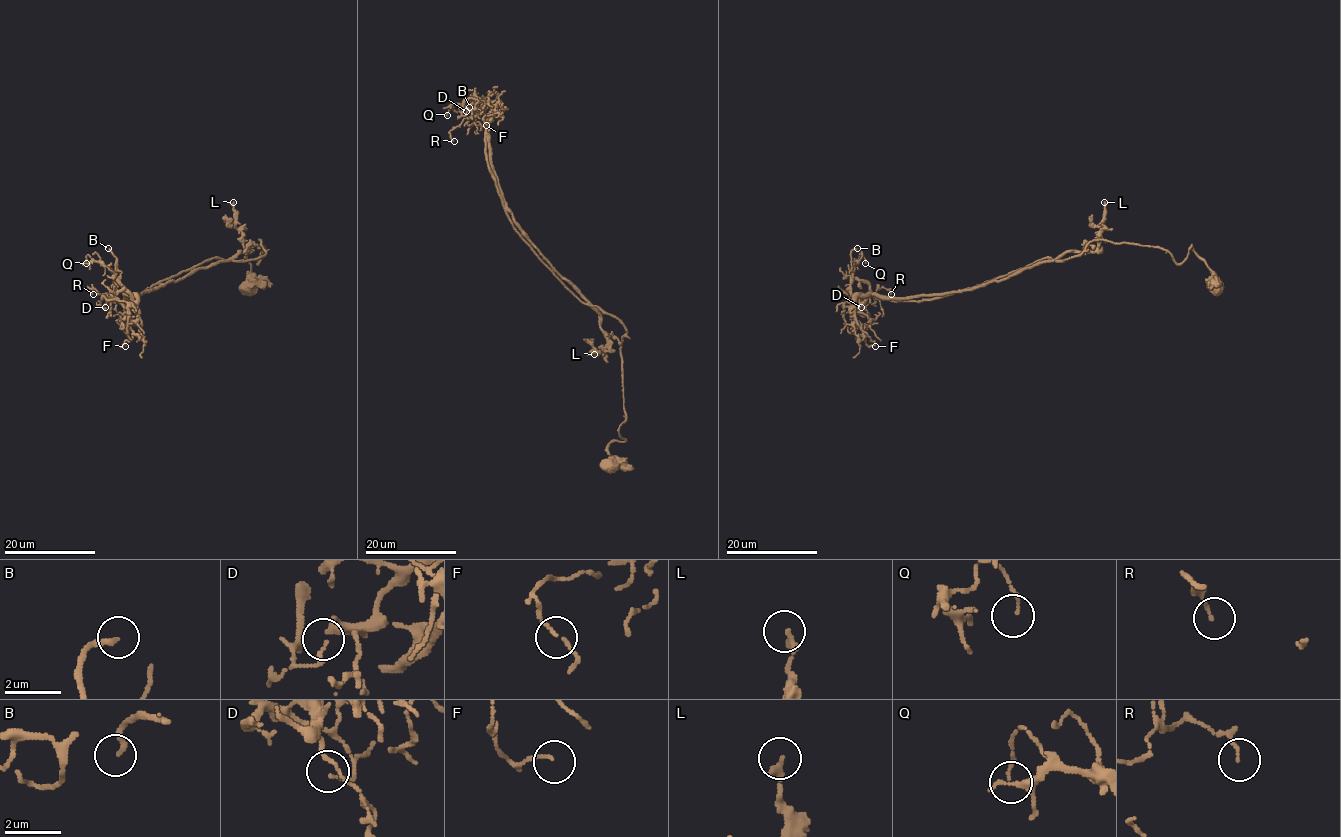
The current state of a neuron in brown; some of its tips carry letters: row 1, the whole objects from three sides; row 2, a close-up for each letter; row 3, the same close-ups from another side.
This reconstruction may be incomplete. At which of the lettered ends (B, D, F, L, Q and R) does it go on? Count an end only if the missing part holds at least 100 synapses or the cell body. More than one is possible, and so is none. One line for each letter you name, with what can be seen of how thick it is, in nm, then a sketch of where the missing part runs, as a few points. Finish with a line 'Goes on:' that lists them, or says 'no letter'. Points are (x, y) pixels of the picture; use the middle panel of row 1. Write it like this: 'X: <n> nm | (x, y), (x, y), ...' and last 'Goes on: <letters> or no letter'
Goes on: no letter

